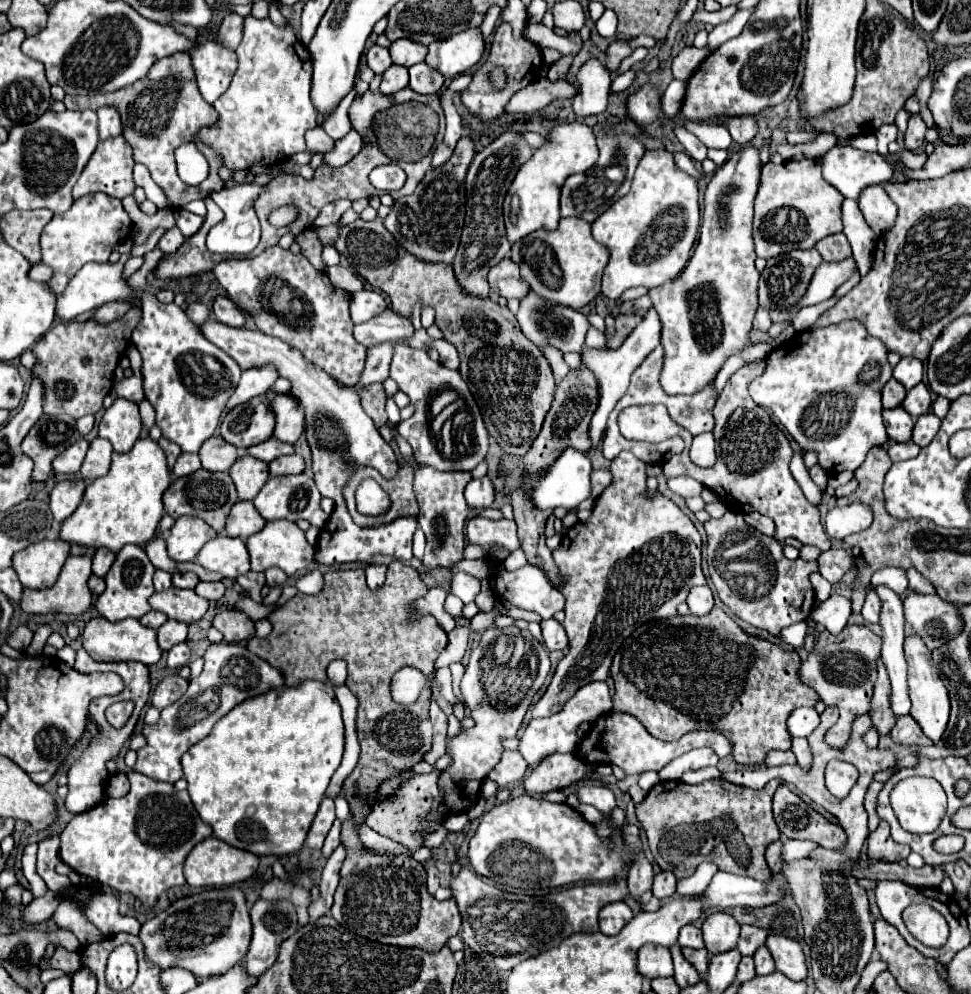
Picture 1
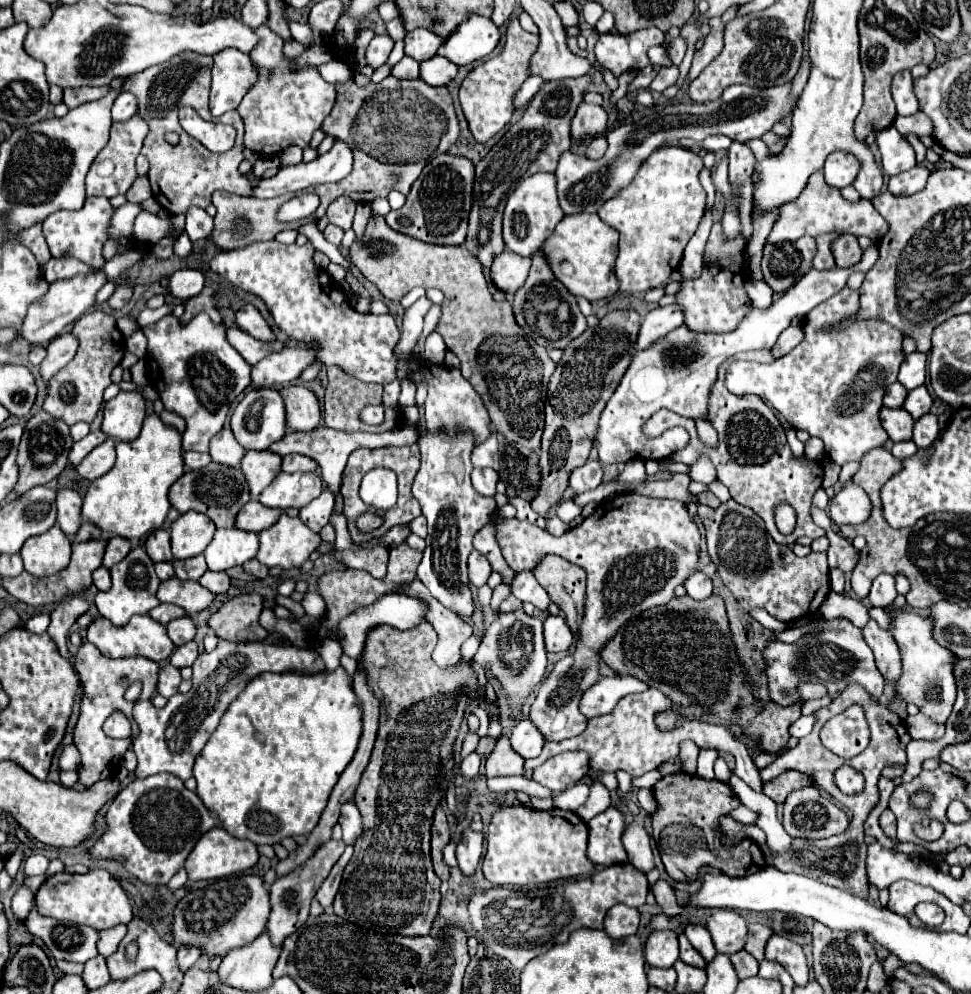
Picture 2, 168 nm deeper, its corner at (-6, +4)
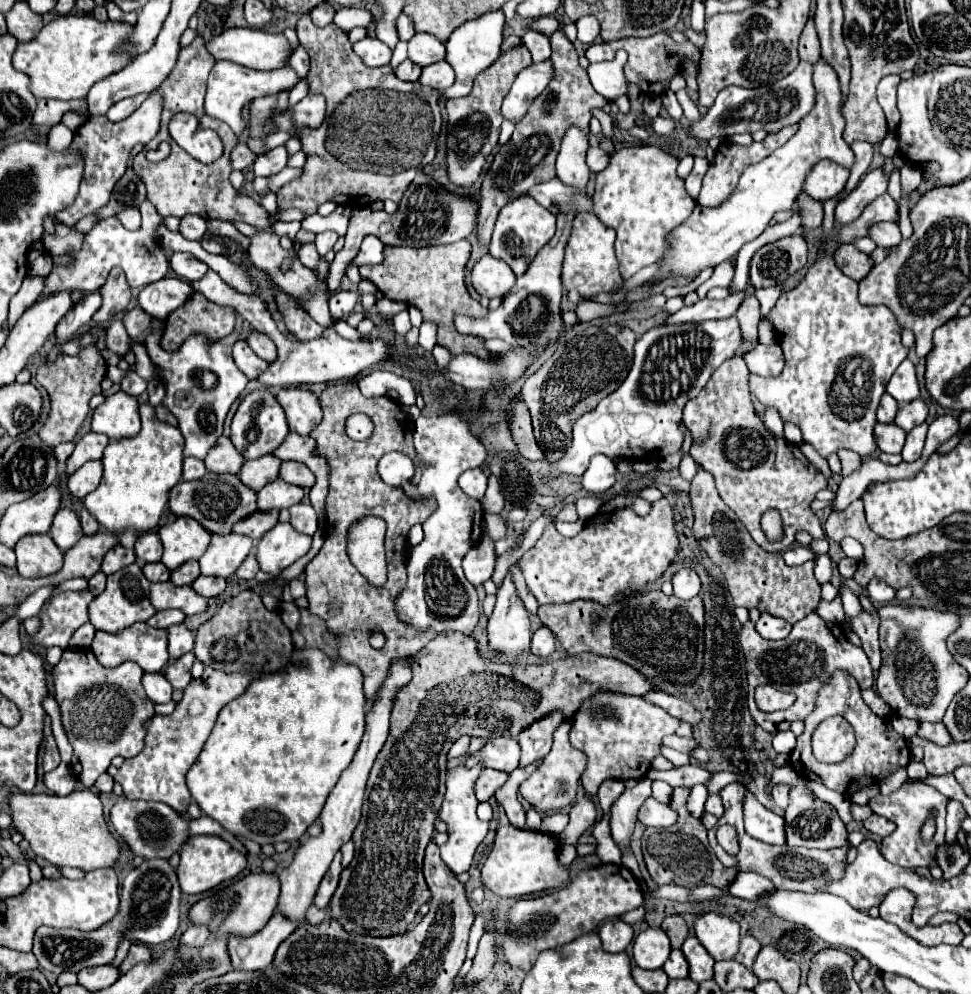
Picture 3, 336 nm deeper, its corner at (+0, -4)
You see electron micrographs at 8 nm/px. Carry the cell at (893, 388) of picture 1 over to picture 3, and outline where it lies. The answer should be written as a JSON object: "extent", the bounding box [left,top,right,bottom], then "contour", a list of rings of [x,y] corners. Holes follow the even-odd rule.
{"extent":[877,394,899,424],"contour":[[[883,394],[881,396],[881,404],[877,408],[877,420],[879,422],[887,422],[887,424],[893,422],[893,418],[897,414],[897,408],[899,408],[897,400],[893,396],[889,396],[889,394]]]}

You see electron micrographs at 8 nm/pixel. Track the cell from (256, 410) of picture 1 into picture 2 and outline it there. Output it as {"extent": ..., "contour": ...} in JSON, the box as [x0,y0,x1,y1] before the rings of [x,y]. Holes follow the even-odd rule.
{"extent":[231,388,287,450],"contour":[[[259,388],[259,390],[247,392],[233,412],[231,430],[245,450],[267,450],[273,442],[281,440],[287,430],[285,404],[281,394],[275,388]]]}

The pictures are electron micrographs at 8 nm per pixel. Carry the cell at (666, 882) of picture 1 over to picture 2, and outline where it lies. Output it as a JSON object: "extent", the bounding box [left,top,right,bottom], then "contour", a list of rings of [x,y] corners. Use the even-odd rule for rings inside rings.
{"extent":[653,880,681,918],"contour":[[[657,880],[653,884],[653,894],[655,894],[655,900],[657,900],[657,904],[661,906],[661,910],[667,918],[675,918],[681,912],[681,906],[677,904],[675,892],[665,880]]]}

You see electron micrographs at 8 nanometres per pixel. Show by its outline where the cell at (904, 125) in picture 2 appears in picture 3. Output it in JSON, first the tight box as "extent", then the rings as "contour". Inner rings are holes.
{"extent":[881,130,899,156],"contour":[[[891,130],[891,132],[885,136],[885,140],[881,142],[881,154],[883,154],[883,156],[893,156],[897,150],[899,150],[899,138],[897,138],[897,132]]]}

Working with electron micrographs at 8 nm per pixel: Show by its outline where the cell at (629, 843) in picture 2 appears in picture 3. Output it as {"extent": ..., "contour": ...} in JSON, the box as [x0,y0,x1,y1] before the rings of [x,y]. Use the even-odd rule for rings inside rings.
{"extent":[611,778,652,848],"contour":[[[649,778],[639,780],[639,784],[631,790],[625,790],[615,806],[611,808],[611,834],[613,840],[625,848],[629,848],[631,836],[633,836],[633,828],[637,822],[637,810],[641,808],[641,804],[651,796],[652,781]]]}

